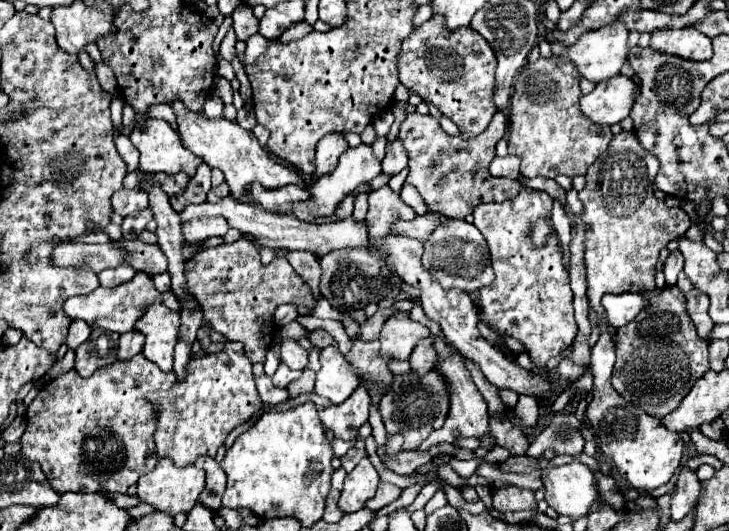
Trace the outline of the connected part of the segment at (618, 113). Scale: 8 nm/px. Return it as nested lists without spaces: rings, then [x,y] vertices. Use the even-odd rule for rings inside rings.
[[[611,77],[611,81],[597,83],[589,95],[581,97],[581,111],[593,123],[609,126],[619,123],[629,115],[637,89],[639,85],[635,85],[629,77]]]

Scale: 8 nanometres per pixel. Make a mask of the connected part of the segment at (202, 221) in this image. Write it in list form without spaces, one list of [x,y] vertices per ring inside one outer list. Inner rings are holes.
[[[199,217],[195,221],[183,223],[183,237],[187,243],[197,243],[209,237],[225,235],[229,231],[229,225],[223,217]]]

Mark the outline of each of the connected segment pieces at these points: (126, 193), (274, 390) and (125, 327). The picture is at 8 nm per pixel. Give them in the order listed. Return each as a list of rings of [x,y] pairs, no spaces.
[[[119,189],[111,201],[113,201],[113,211],[119,213],[121,217],[127,217],[135,211],[143,211],[149,205],[147,193],[141,189]]]
[[[267,375],[255,377],[255,383],[257,383],[257,391],[259,391],[263,403],[267,403],[267,405],[277,405],[277,403],[283,403],[289,399],[287,389],[275,387]]]
[[[135,273],[135,277],[129,283],[117,285],[113,289],[105,289],[99,287],[89,295],[77,295],[77,297],[69,297],[63,305],[65,313],[71,319],[83,319],[87,321],[93,329],[101,327],[107,331],[115,331],[115,333],[127,333],[131,331],[131,327],[137,323],[137,319],[141,317],[141,311],[151,305],[151,303],[165,303],[169,309],[179,311],[181,303],[173,293],[159,293],[151,281],[151,277],[147,277],[145,273]]]

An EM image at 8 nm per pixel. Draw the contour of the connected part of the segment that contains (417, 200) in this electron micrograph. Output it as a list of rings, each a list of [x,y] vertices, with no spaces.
[[[403,183],[403,187],[401,187],[401,199],[403,199],[417,215],[421,215],[421,213],[427,211],[427,205],[423,203],[421,195],[419,195],[409,183]]]

